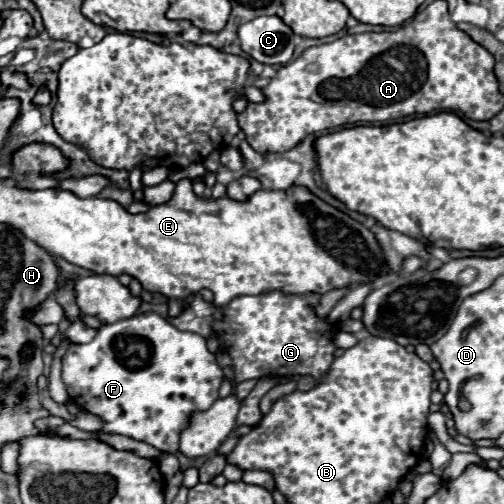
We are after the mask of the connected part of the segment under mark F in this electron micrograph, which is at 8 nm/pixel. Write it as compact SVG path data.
M154 312L136 314L116 324L106 324L98 330L92 342L70 344L62 358L62 382L66 384L70 400L80 410L102 418L104 432L142 440L166 454L178 450L178 436L186 428L190 414L194 410L206 410L218 400L222 378L224 372L200 334L182 332Z

